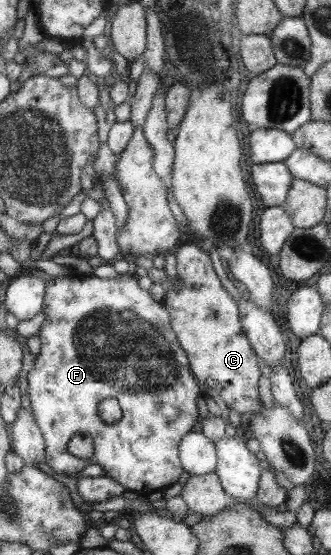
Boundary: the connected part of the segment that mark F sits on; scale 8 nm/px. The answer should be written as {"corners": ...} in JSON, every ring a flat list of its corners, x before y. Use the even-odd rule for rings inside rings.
{"corners":[[125,274,117,279,101,280,95,276,63,276,51,280,46,287,44,298,43,314,45,319,41,324,38,334,41,340,41,353,37,356,35,367,28,373,28,396,31,402,31,410,37,419,37,424,45,439,44,462,55,472,65,476,75,477,89,464,100,464,105,469,105,476,117,482,119,486,125,486,128,491,135,491,147,495,155,490,168,488,178,482,179,476,183,474,184,468,179,458,179,445,181,439,193,430,193,422,199,418,197,410,197,398,201,396,199,386,195,384,195,378,189,372,189,359,185,356,183,348,177,342,175,332,171,328,170,316,165,312,162,303,155,302,150,292,139,287,137,276],[106,398,116,398,122,408,122,419,111,426,105,424,98,415,98,404],[73,435,89,435,94,440,94,455,88,459,81,459,67,452,67,443]]}

